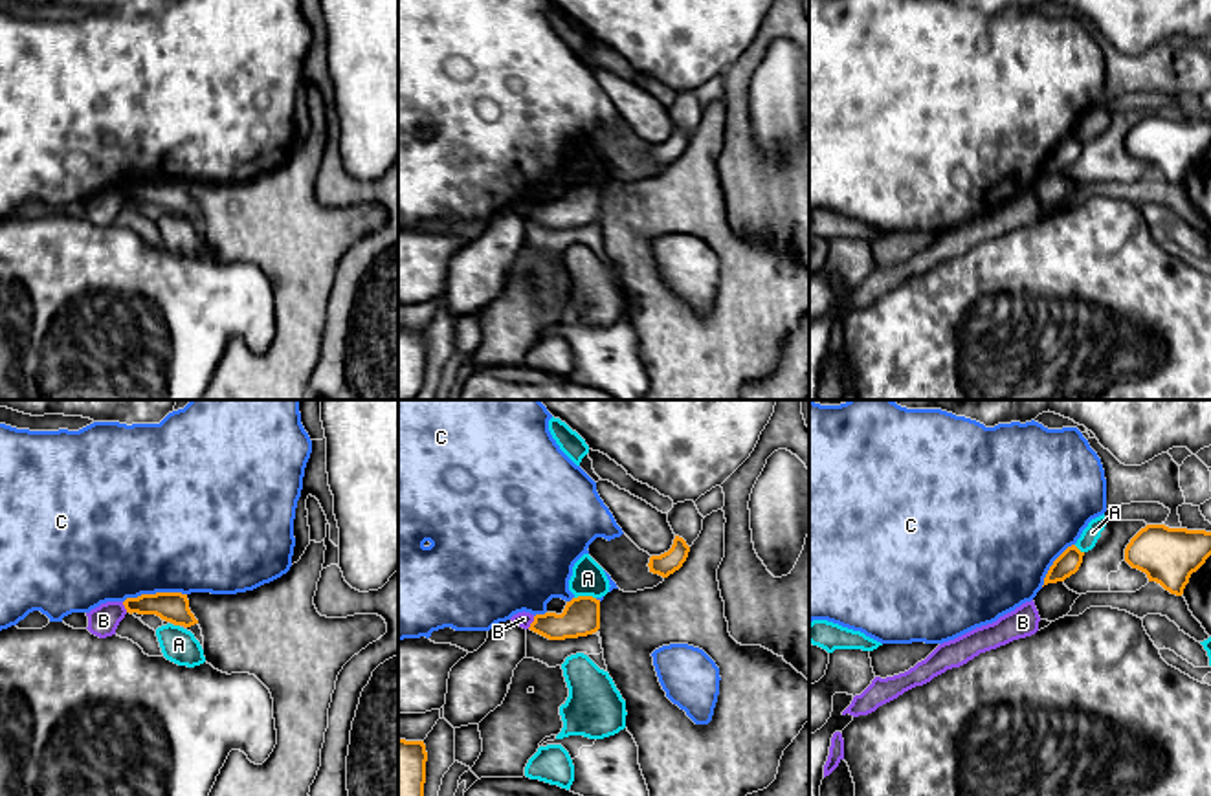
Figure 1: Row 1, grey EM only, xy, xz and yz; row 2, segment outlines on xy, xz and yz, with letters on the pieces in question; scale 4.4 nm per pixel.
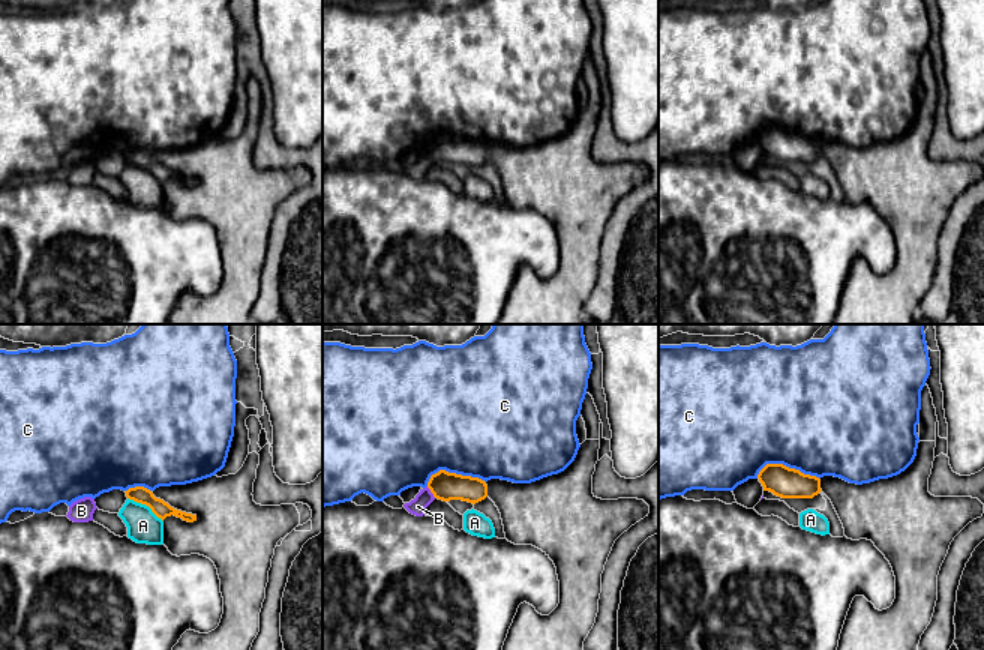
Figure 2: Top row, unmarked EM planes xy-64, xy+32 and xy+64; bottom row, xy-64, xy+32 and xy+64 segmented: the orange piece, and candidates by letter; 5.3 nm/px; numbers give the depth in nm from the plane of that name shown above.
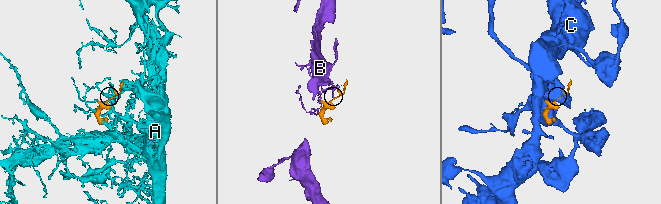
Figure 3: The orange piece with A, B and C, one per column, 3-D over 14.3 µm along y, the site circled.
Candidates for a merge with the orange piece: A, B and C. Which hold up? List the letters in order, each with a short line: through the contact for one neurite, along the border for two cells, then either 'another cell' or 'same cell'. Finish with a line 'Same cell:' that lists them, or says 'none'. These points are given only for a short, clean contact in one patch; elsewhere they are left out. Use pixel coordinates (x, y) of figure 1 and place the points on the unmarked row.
A: another cell
B: line xz (534, 206), (527, 217); another cell
C: another cell
Same cell: none

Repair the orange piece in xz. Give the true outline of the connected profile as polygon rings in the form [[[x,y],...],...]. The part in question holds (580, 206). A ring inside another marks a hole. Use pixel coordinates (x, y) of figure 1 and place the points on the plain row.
[[[593,185],[572,187],[561,204],[536,204],[528,218],[549,229],[593,224],[600,218],[600,189]]]

